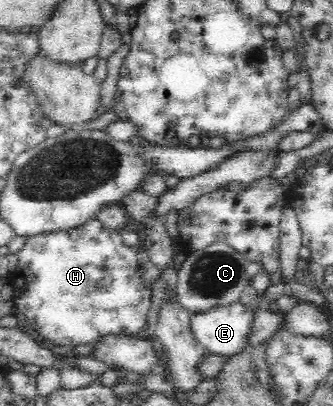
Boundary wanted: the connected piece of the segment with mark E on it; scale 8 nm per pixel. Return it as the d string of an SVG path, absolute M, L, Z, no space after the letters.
M238 301L230 307L222 306L222 308L212 308L206 314L194 314L190 316L188 322L195 341L208 353L231 357L240 354L250 345L248 338L250 338L254 316L254 308L240 304Z

